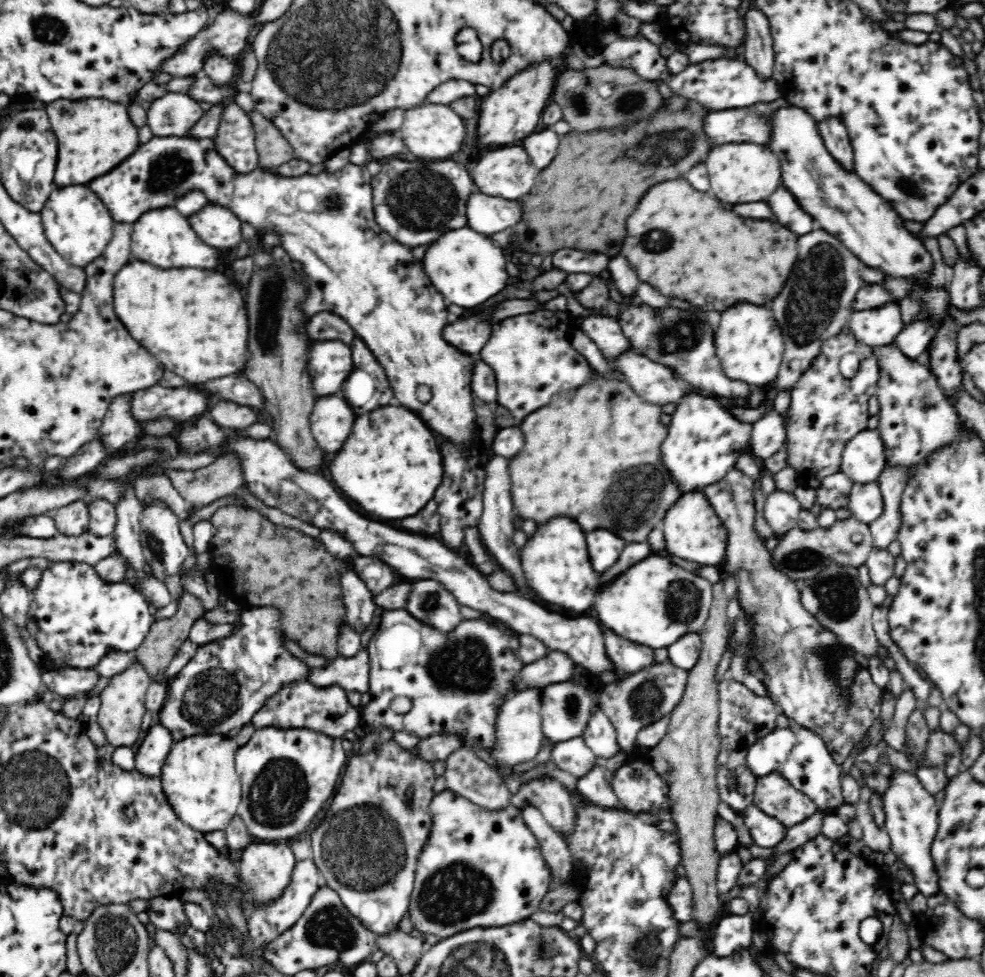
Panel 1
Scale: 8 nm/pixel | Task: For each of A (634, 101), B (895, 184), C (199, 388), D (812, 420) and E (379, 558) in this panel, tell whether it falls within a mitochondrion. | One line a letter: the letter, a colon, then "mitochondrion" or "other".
A: mitochondrion
B: mitochondrion
C: other
D: other
E: other

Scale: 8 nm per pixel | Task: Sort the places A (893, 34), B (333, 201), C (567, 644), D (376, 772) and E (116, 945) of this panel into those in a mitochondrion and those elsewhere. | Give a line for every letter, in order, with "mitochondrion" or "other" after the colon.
A: other
B: mitochondrion
C: other
D: other
E: mitochondrion

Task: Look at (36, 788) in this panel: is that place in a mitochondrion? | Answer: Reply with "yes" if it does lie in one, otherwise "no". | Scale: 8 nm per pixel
yes

